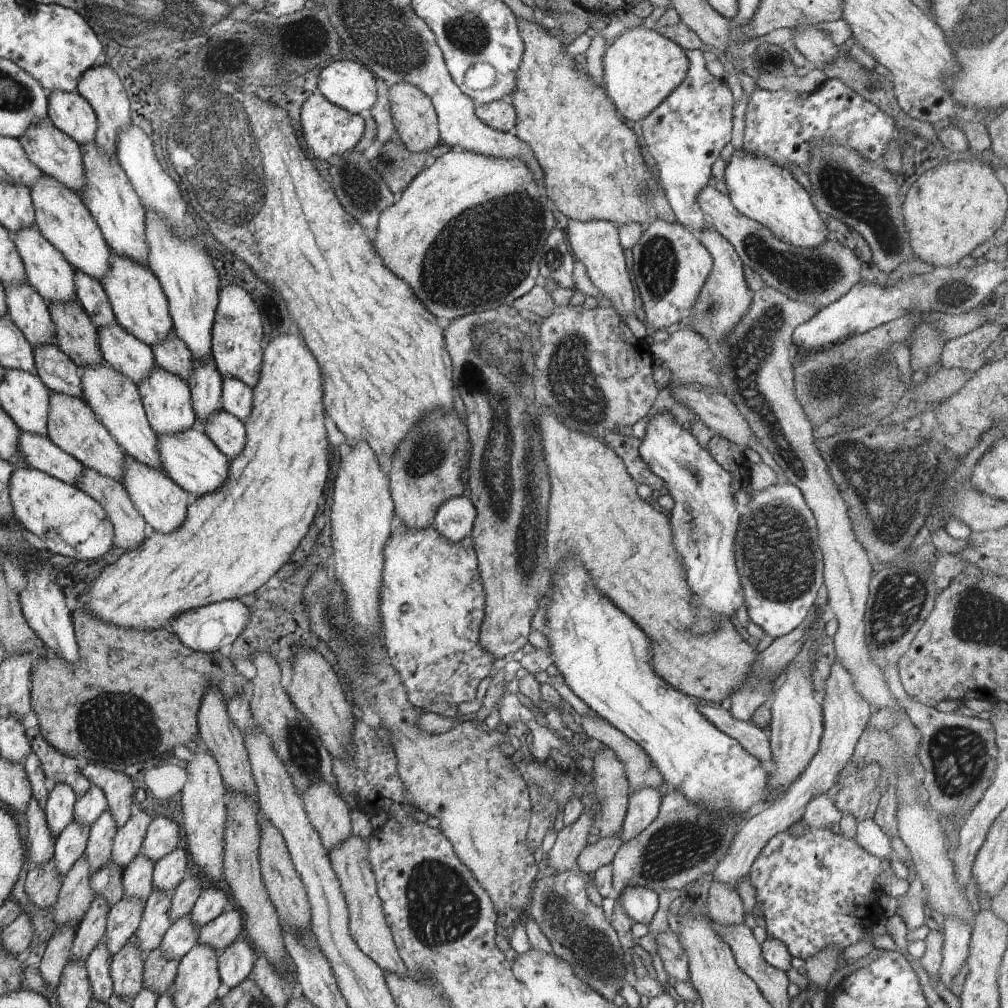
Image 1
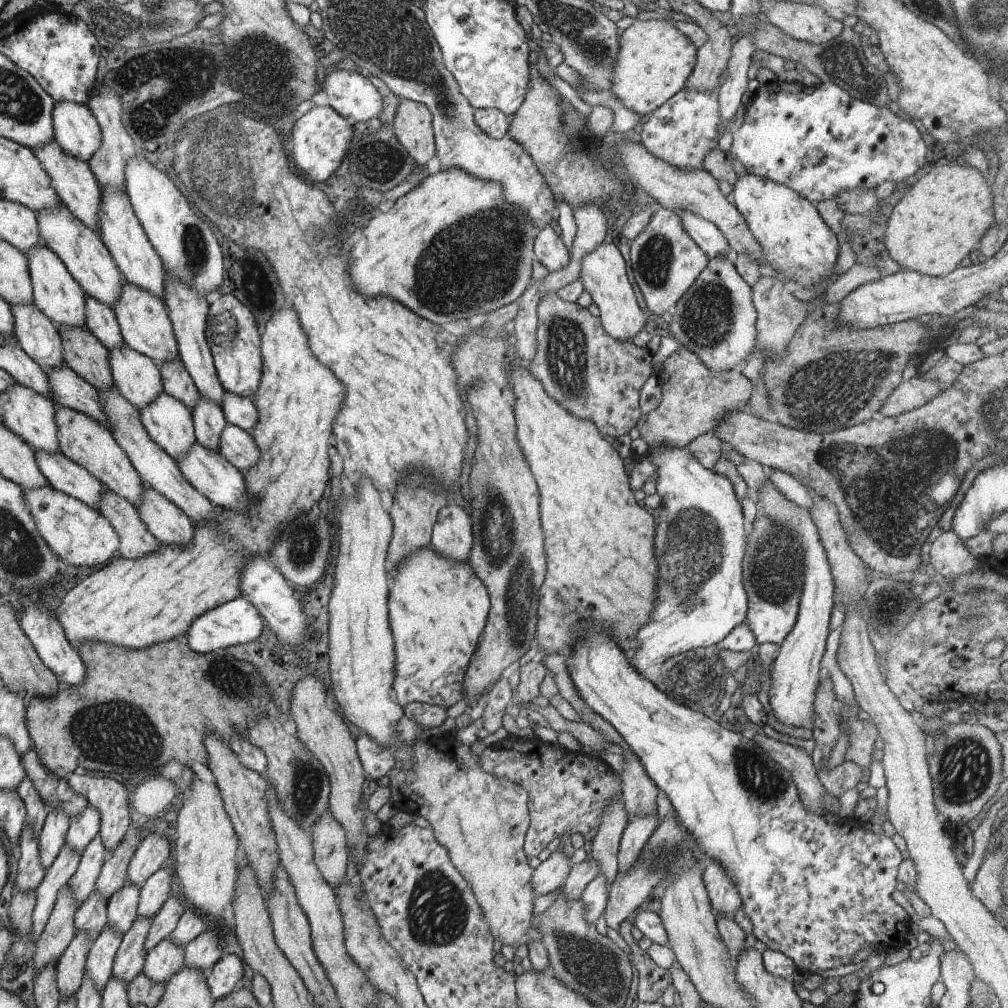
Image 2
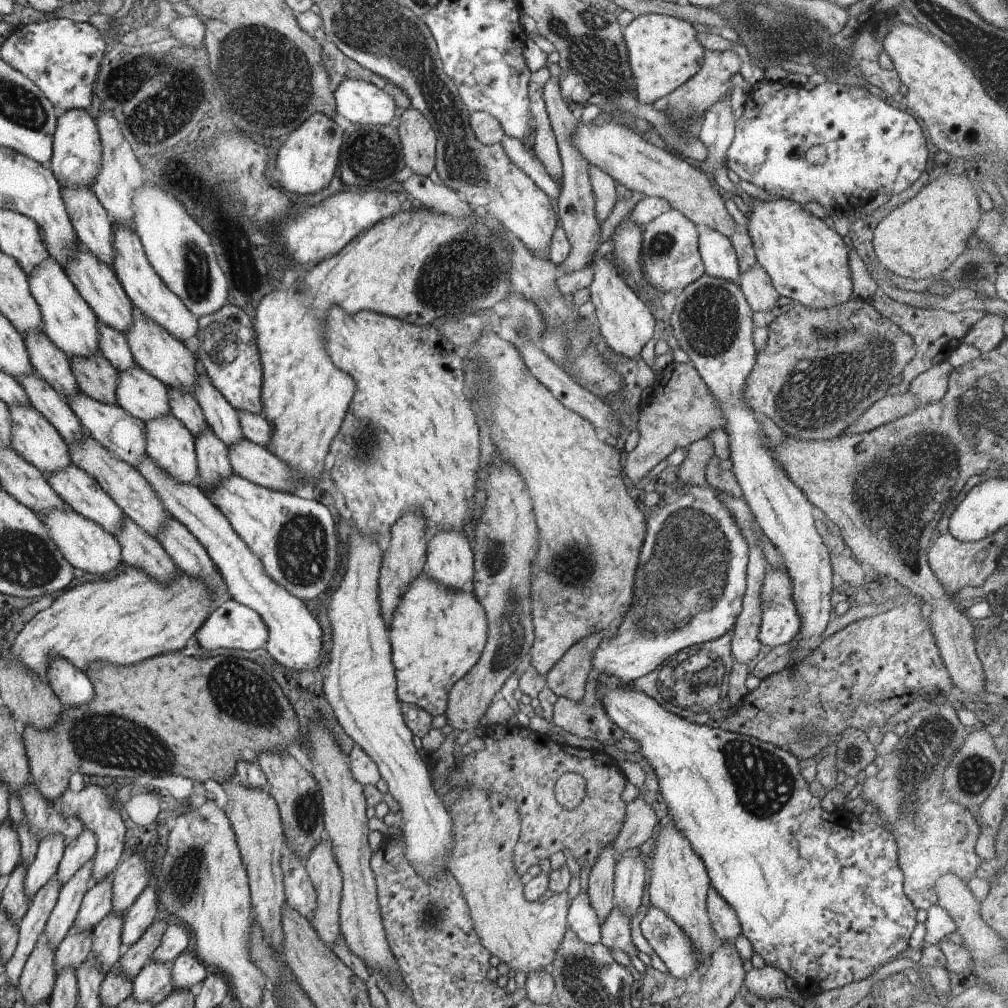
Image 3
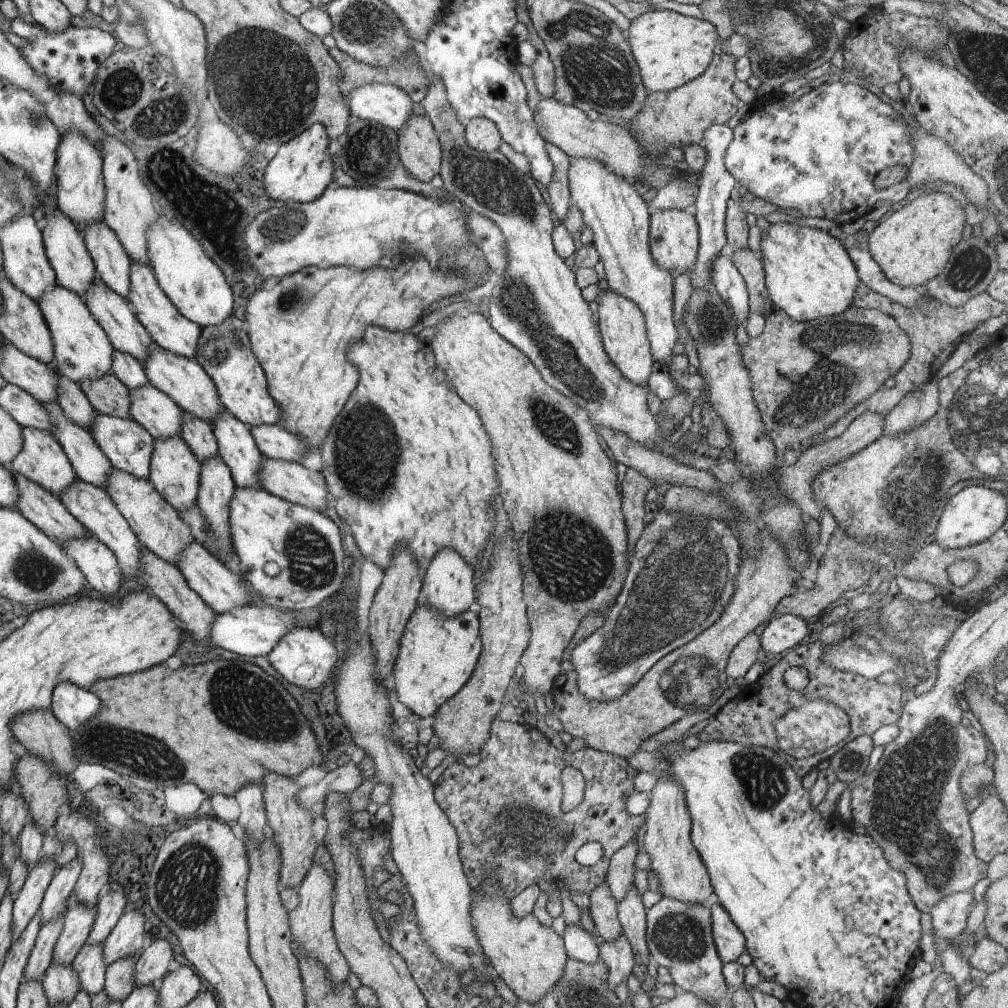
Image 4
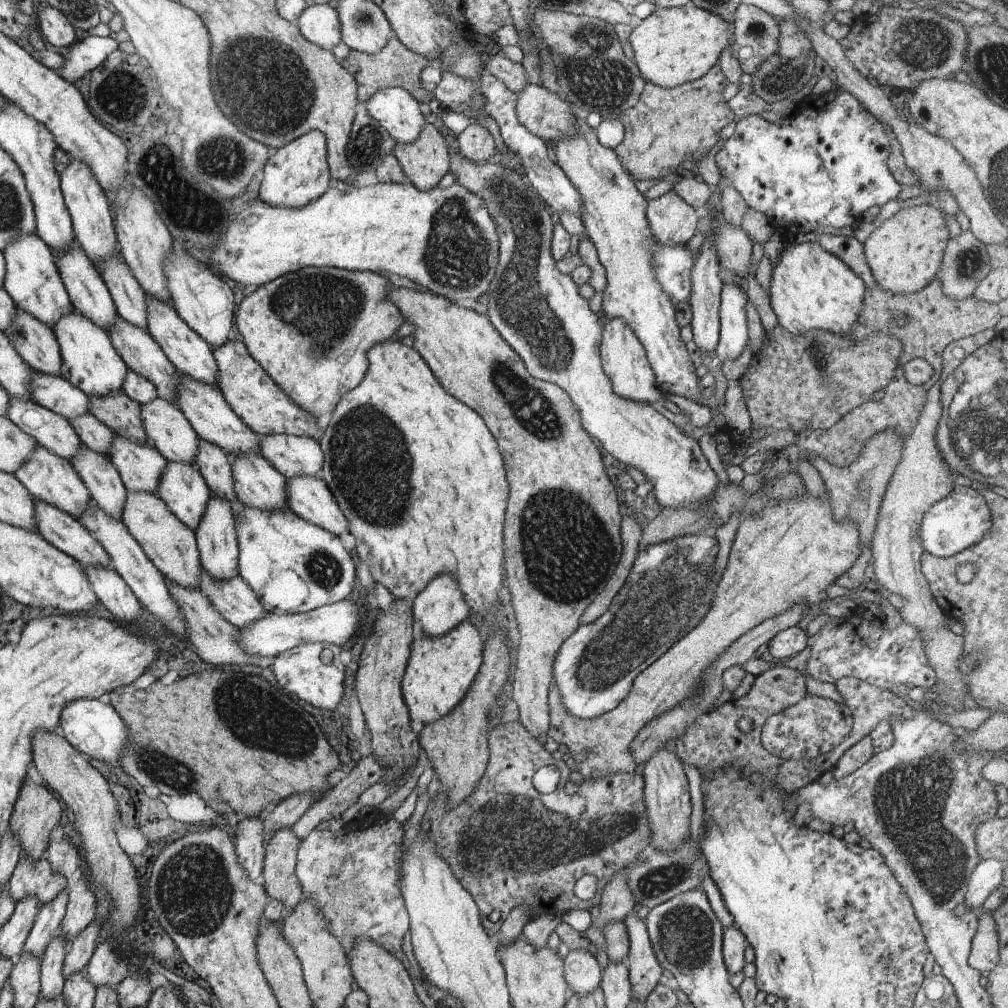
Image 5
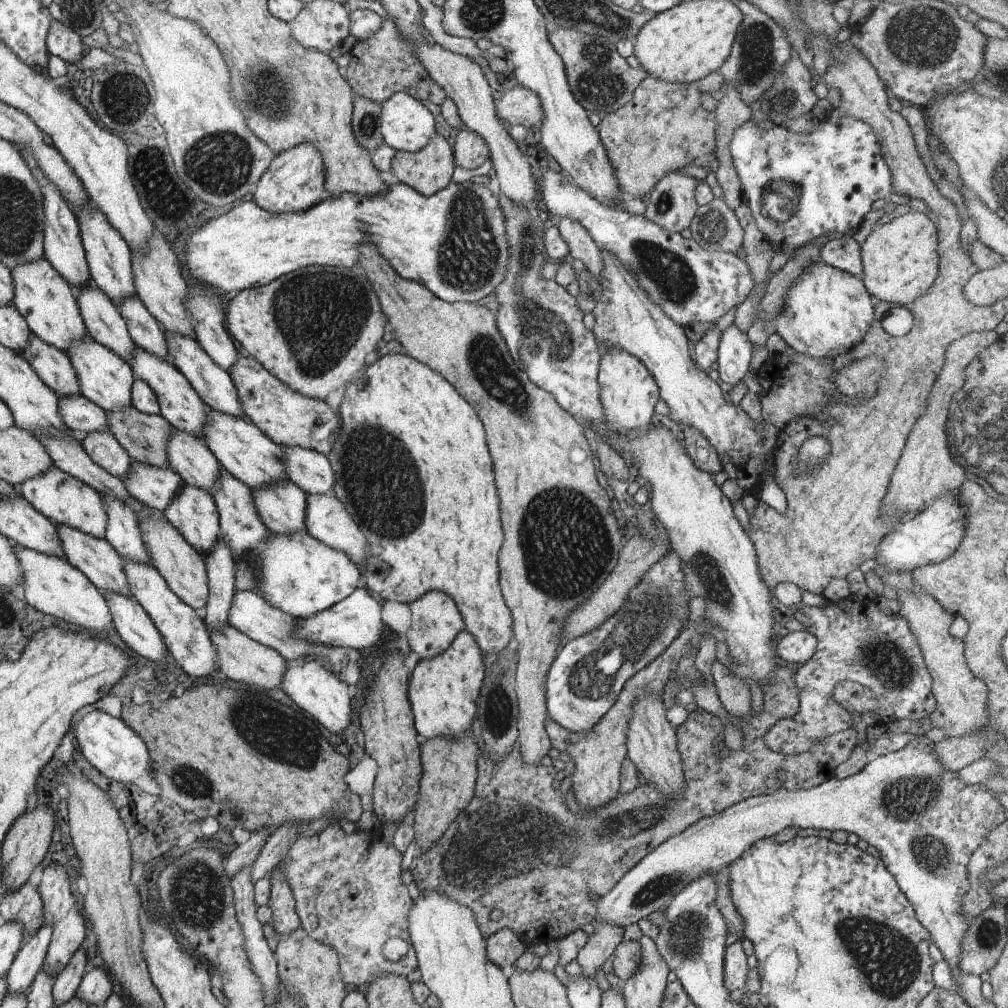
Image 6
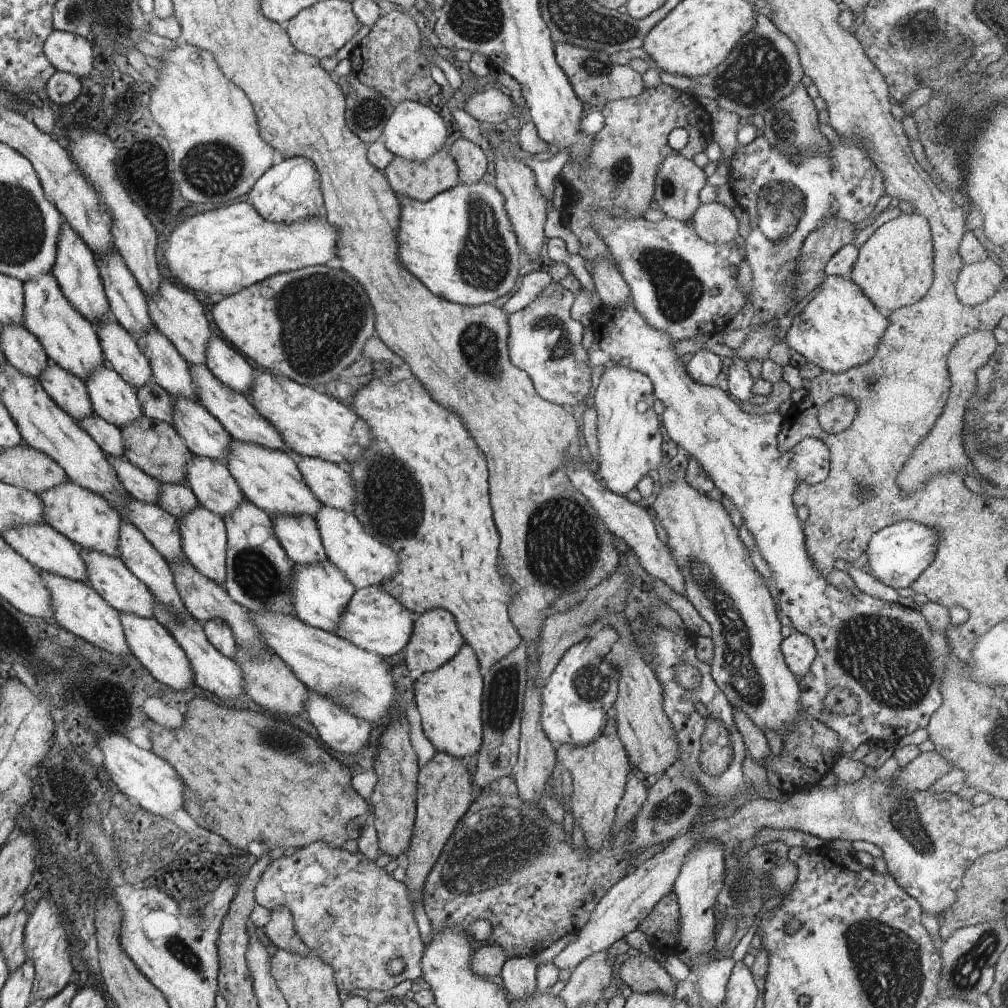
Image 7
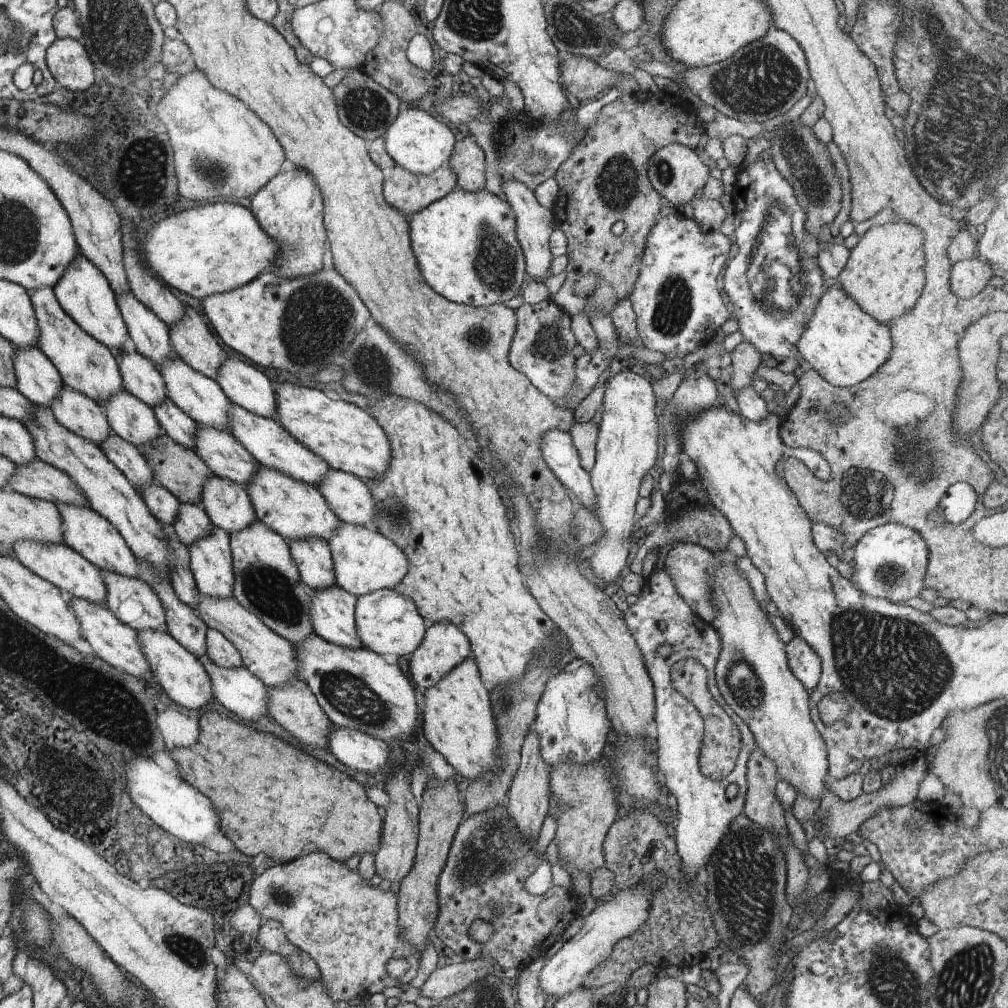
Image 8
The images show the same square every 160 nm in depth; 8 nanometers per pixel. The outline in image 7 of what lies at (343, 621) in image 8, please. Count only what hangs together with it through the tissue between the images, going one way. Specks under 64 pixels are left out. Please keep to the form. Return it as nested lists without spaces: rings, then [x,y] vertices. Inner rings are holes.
[[[329,559],[318,564],[302,566],[294,563],[292,576],[292,598],[294,598],[294,614],[300,621],[326,632],[336,632],[340,618],[348,608],[352,596],[357,590],[344,578],[344,574]]]

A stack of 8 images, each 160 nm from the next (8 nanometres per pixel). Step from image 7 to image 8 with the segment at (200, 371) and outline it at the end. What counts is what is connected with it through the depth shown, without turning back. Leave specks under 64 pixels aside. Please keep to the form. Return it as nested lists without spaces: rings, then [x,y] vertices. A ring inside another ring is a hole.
[[[231,404],[231,425],[230,432],[237,438],[246,449],[254,456],[262,466],[279,470],[297,481],[307,482],[309,485],[318,486],[323,481],[323,476],[330,468],[317,454],[314,454],[308,447],[300,444],[280,423],[273,418],[266,418],[254,414],[239,404]]]

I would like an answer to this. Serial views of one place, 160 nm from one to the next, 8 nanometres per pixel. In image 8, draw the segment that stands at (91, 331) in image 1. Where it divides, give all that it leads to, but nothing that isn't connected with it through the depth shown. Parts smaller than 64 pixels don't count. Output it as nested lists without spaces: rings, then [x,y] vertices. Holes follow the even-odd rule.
[[[163,432],[148,446],[140,445],[138,450],[151,466],[156,482],[165,486],[180,502],[201,505],[204,486],[212,478],[212,472],[194,449],[174,442],[166,432]]]

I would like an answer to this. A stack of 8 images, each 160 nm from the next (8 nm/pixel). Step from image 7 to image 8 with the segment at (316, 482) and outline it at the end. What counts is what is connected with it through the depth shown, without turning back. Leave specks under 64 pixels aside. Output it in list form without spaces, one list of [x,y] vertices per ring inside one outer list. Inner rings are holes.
[[[330,467],[317,489],[340,521],[374,528],[377,505],[367,480]]]

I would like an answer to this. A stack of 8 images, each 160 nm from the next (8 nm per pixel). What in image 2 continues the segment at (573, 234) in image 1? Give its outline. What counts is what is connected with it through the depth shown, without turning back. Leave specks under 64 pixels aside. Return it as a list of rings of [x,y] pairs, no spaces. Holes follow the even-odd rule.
[[[602,241],[584,256],[579,278],[586,292],[597,304],[601,323],[611,337],[621,341],[632,341],[636,334],[644,329],[647,317],[640,309],[634,288],[628,279],[626,260],[614,243]]]

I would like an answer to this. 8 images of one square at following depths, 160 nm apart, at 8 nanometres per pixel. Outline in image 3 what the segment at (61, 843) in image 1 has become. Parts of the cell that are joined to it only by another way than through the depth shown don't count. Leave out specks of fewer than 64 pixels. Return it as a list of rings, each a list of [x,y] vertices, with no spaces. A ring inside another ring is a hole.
[[[57,876],[50,878],[33,896],[26,914],[19,922],[17,947],[5,966],[9,983],[15,987],[19,984],[19,976],[29,954],[36,946],[38,937],[45,932],[48,917],[56,904],[60,889],[61,884]]]

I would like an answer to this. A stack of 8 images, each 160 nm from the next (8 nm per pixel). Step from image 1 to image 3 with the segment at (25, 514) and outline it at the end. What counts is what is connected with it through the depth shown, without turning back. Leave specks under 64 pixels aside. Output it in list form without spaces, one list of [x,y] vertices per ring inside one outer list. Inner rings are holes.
[[[74,509],[58,510],[42,514],[43,521],[47,529],[51,530],[51,538],[56,546],[61,550],[63,557],[67,559],[73,567],[80,568],[90,574],[100,574],[106,576],[112,570],[116,570],[122,562],[122,544],[111,532],[104,530],[103,526],[86,518],[82,513],[77,513]]]

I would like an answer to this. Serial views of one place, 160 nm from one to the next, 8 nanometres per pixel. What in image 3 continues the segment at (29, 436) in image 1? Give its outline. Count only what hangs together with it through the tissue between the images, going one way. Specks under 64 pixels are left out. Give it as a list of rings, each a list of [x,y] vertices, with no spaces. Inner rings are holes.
[[[70,464],[66,469],[60,469],[56,473],[50,473],[47,478],[51,486],[63,498],[63,501],[67,502],[68,506],[71,506],[77,513],[82,513],[86,518],[99,523],[100,526],[104,527],[104,530],[111,532],[113,535],[115,535],[116,531],[122,529],[123,522],[126,521],[123,509],[99,485],[99,481],[92,478],[92,475],[89,475],[87,471],[82,470],[74,464]]]

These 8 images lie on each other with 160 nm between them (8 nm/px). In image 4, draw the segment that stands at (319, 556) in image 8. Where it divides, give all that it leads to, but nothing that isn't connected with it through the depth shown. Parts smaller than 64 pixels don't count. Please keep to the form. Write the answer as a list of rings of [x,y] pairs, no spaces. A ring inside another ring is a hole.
[[[225,408],[214,420],[219,455],[230,467],[236,487],[262,488],[259,470],[263,454],[255,442],[250,427]]]

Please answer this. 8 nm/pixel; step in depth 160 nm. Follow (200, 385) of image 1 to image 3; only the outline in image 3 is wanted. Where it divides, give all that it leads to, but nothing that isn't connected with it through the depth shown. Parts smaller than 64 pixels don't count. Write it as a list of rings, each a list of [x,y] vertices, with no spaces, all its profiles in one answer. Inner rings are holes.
[[[209,426],[195,437],[195,442],[199,461],[196,484],[207,494],[208,489],[234,473],[228,458],[229,448]]]

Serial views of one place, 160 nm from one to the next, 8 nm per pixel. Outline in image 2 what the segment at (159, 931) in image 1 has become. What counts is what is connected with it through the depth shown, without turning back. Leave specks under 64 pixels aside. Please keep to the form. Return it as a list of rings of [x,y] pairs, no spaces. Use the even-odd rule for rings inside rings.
[[[138,917],[123,934],[123,941],[114,959],[112,977],[124,979],[128,983],[143,972],[148,954],[145,942],[152,923],[152,917]]]

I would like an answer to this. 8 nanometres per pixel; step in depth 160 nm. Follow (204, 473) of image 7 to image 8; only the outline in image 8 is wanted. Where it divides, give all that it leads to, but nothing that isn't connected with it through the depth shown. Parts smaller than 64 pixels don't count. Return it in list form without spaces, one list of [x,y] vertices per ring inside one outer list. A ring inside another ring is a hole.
[[[214,474],[204,486],[201,505],[211,524],[228,534],[246,529],[258,518],[246,487]]]

